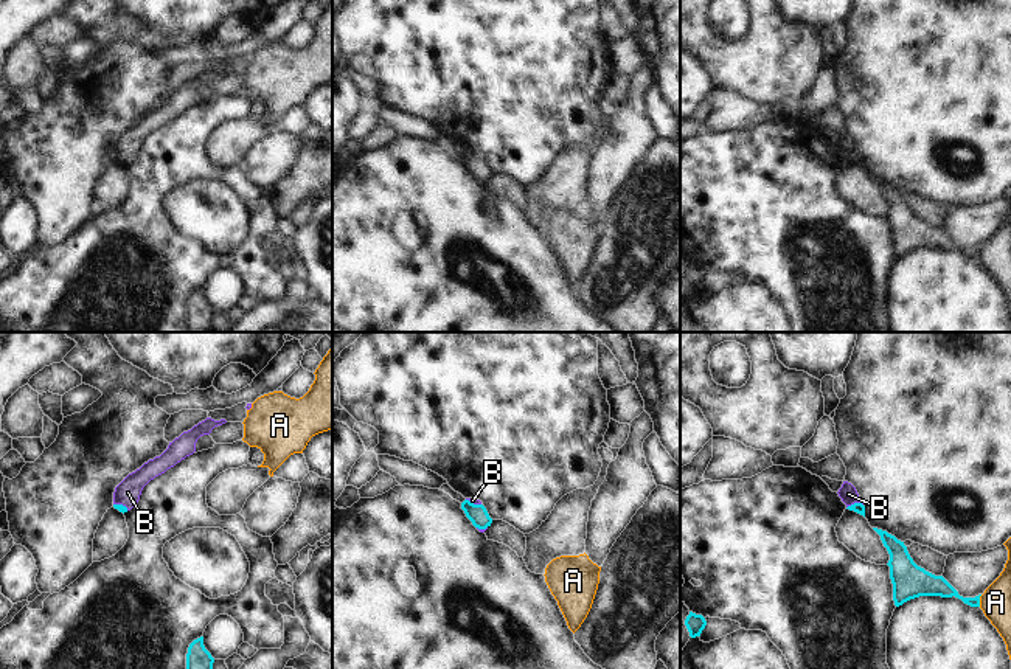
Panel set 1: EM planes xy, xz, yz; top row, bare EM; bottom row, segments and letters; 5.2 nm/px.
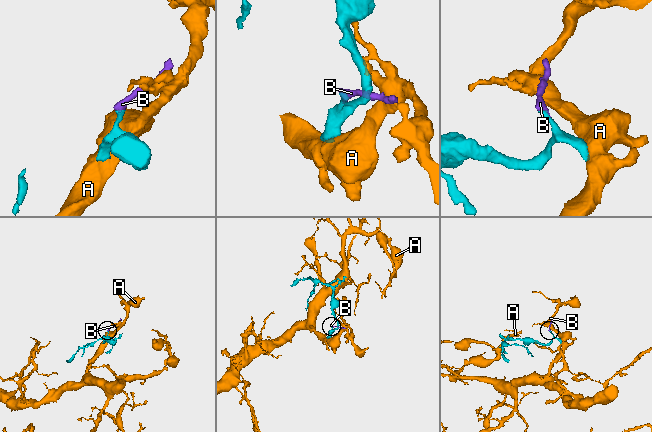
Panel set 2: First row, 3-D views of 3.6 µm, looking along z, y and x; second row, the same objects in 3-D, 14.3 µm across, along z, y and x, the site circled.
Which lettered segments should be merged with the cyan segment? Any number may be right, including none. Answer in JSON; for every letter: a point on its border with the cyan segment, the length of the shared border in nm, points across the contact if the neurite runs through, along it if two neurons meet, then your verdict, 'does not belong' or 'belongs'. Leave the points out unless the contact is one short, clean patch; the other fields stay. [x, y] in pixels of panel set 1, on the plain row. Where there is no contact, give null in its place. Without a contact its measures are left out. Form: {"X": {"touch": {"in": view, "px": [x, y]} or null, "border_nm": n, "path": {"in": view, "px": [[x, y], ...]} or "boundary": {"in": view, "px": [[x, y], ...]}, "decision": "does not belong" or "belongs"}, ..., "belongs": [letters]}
{"A": {"touch": {"in": "yz", "px": [979, 253]}, "border_nm": 70, "boundary": {"in": "yz", "px": [[982, 247], [979, 258]]}, "decision": "does not belong"}, "B": {"touch": {"in": "yz", "px": [854, 155]}, "border_nm": 90, "path": {"in": "yz", "px": [[859, 160], [854, 155], [848, 146]]}, "decision": "belongs"}, "belongs": ["B"]}

